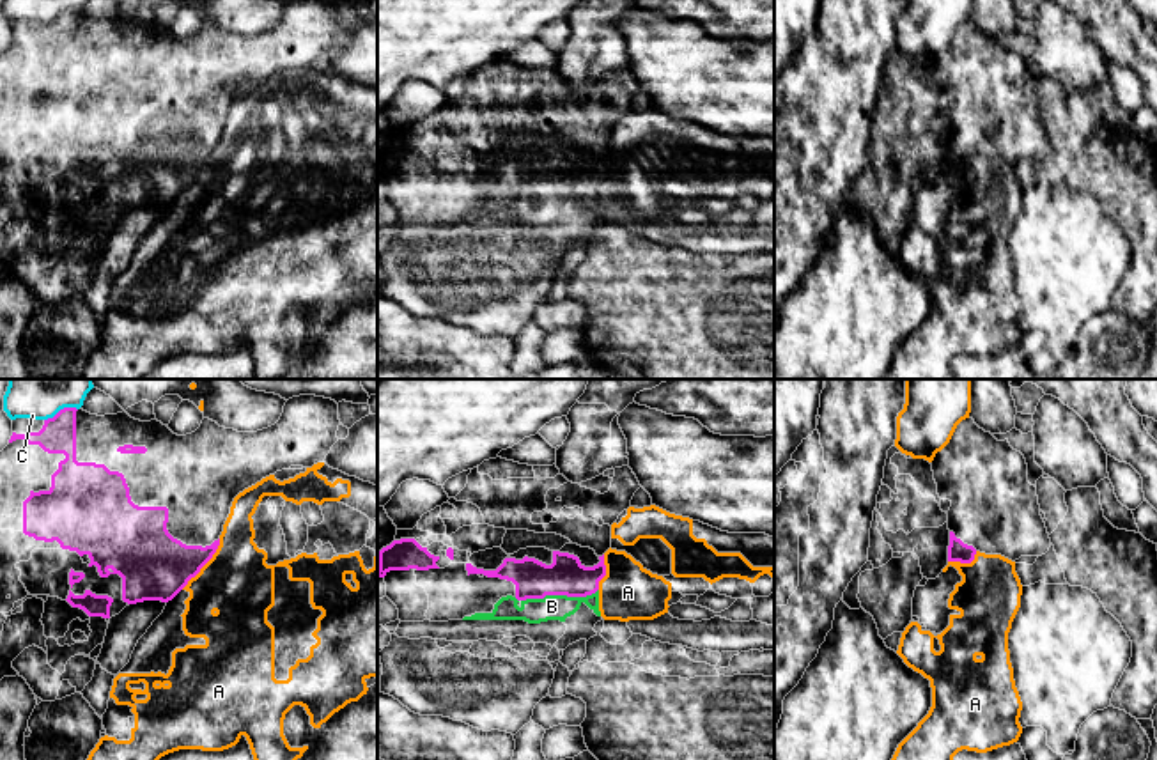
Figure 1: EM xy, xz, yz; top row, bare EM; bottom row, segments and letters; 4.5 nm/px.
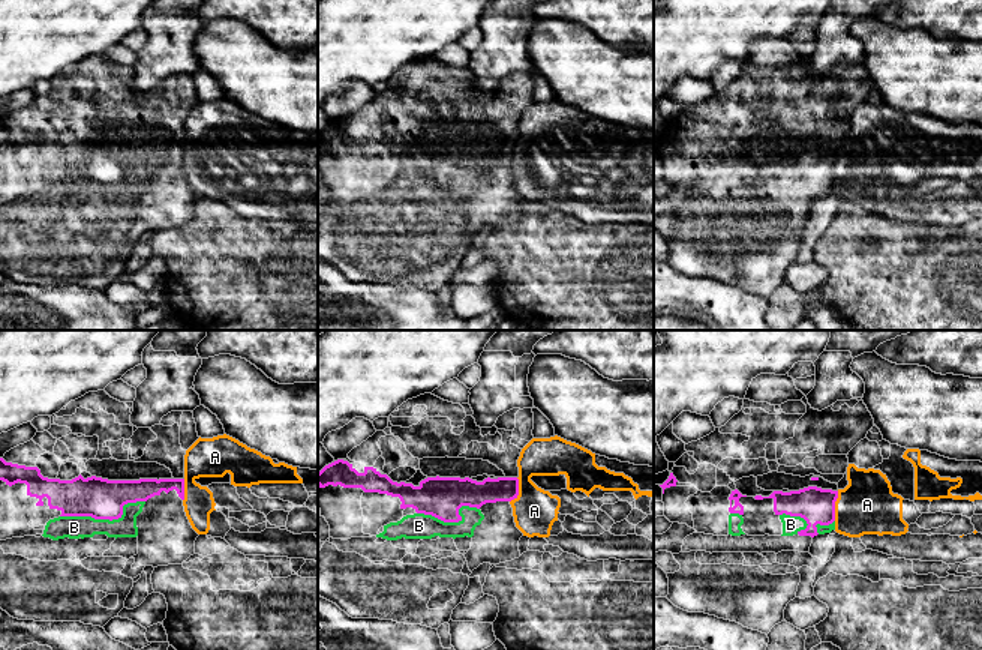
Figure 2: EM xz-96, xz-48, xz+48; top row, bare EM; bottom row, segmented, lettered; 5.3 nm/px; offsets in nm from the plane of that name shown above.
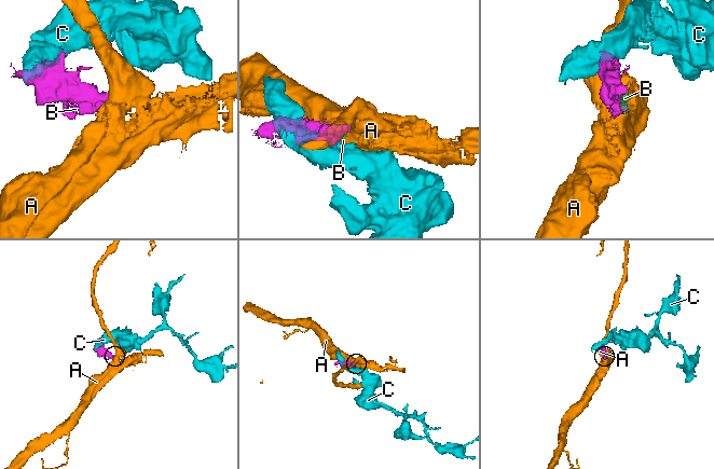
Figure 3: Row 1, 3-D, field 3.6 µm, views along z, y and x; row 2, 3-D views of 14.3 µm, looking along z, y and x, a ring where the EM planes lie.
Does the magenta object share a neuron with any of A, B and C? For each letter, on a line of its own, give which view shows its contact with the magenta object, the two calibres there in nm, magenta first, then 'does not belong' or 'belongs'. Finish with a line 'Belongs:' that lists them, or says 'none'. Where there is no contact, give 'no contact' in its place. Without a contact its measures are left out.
A: contact in xy; calibres 320 and 320 nm; does not belong
B: contact in xz; calibres 180 and 110 nm; belongs
C: contact in xy; calibres 160 and 110 nm; does not belong
Belongs: B

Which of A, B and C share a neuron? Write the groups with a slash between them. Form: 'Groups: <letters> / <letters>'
Groups: A / B / C

